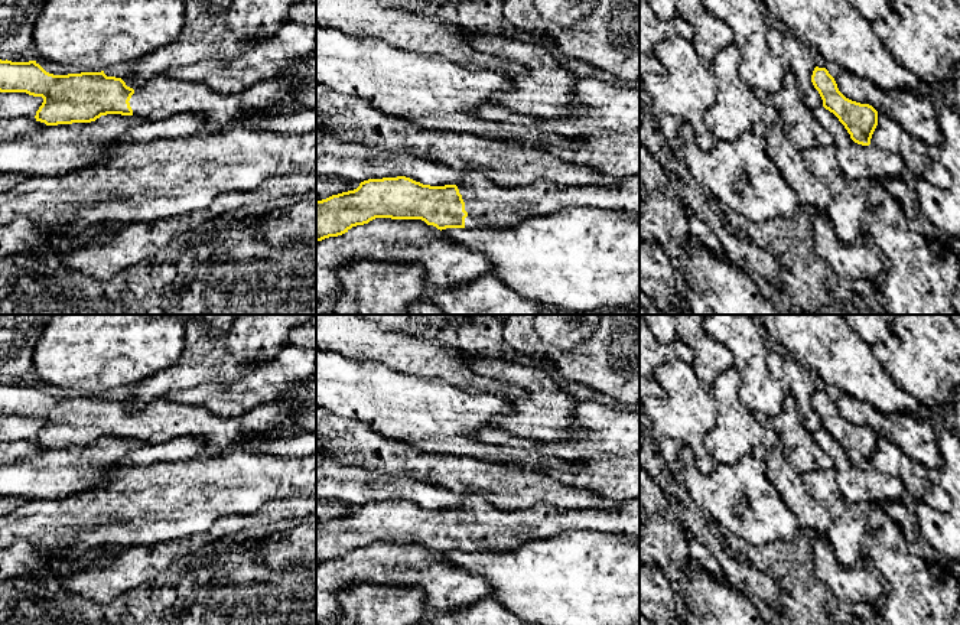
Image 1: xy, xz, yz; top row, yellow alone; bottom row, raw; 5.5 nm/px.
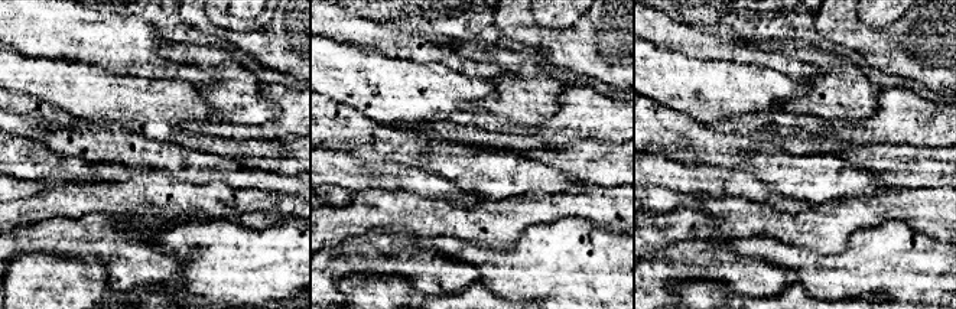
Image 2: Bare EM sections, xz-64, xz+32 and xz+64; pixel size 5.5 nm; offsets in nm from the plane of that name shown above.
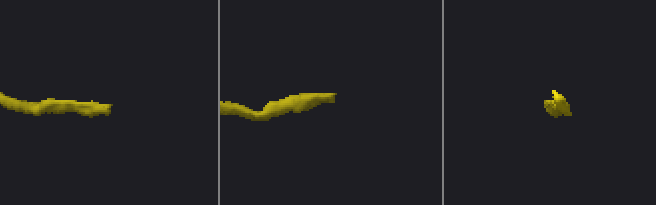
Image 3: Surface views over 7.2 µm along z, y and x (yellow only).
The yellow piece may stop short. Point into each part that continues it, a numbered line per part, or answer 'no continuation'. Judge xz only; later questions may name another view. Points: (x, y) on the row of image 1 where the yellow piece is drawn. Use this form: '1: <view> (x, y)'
1: xz (490, 207)

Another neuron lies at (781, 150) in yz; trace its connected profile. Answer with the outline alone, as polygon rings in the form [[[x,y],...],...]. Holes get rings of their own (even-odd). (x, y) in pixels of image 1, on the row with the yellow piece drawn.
[[[780,121],[758,123],[752,133],[762,141],[764,149],[801,204],[808,204],[817,214],[827,215],[832,193],[827,186],[808,169],[795,144],[787,137]]]

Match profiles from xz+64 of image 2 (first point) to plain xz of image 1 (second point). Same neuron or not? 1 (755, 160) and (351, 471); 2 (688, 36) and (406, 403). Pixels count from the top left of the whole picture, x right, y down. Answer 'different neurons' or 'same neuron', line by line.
1: different neurons
2: different neurons

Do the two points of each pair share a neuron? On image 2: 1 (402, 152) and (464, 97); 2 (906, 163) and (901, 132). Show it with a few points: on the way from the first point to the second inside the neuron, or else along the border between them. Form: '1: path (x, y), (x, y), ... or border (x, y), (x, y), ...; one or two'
1: border (412, 129), (457, 142); two
2: border (868, 143), (909, 143), (936, 148); two

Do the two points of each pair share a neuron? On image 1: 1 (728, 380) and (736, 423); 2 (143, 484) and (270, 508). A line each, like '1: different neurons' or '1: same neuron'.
1: same neuron
2: different neurons

